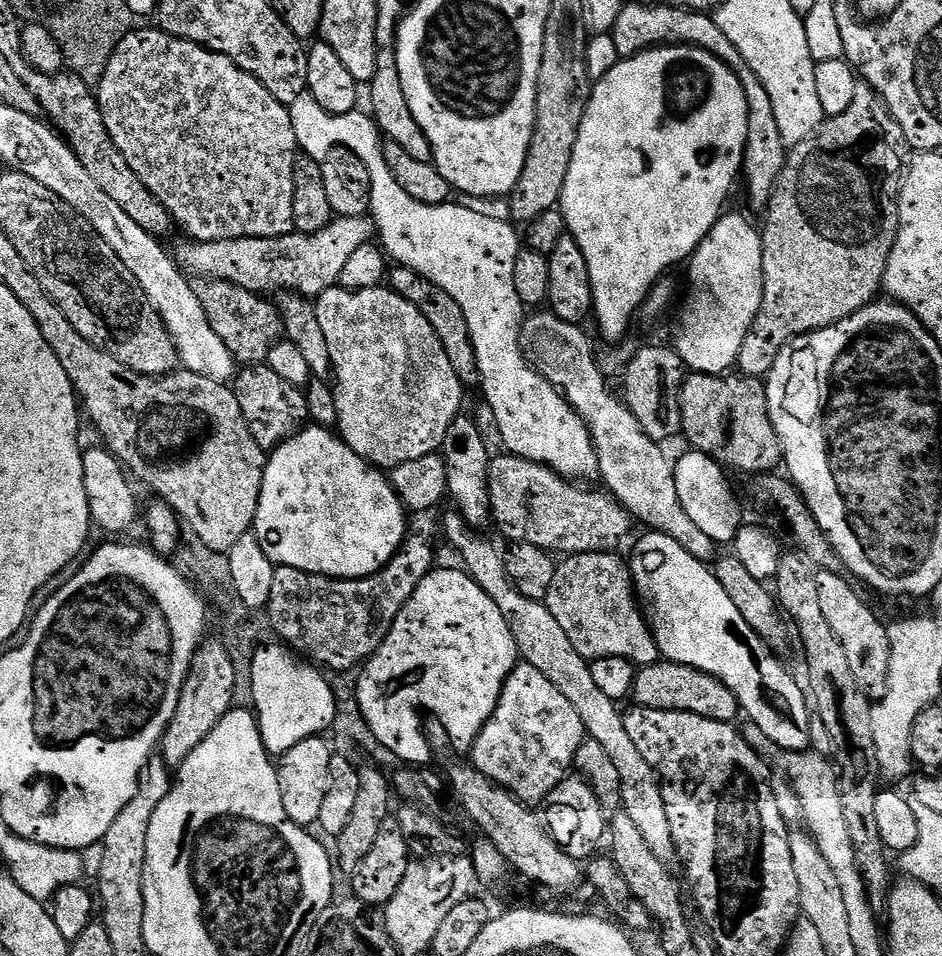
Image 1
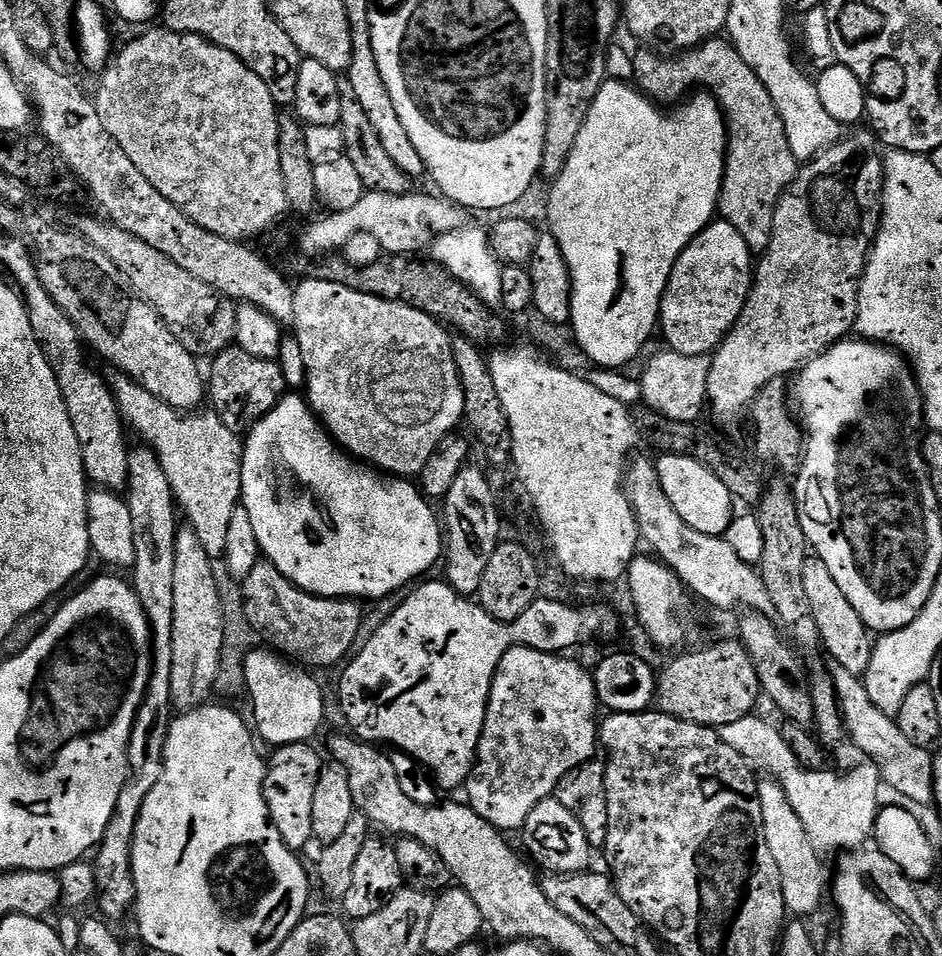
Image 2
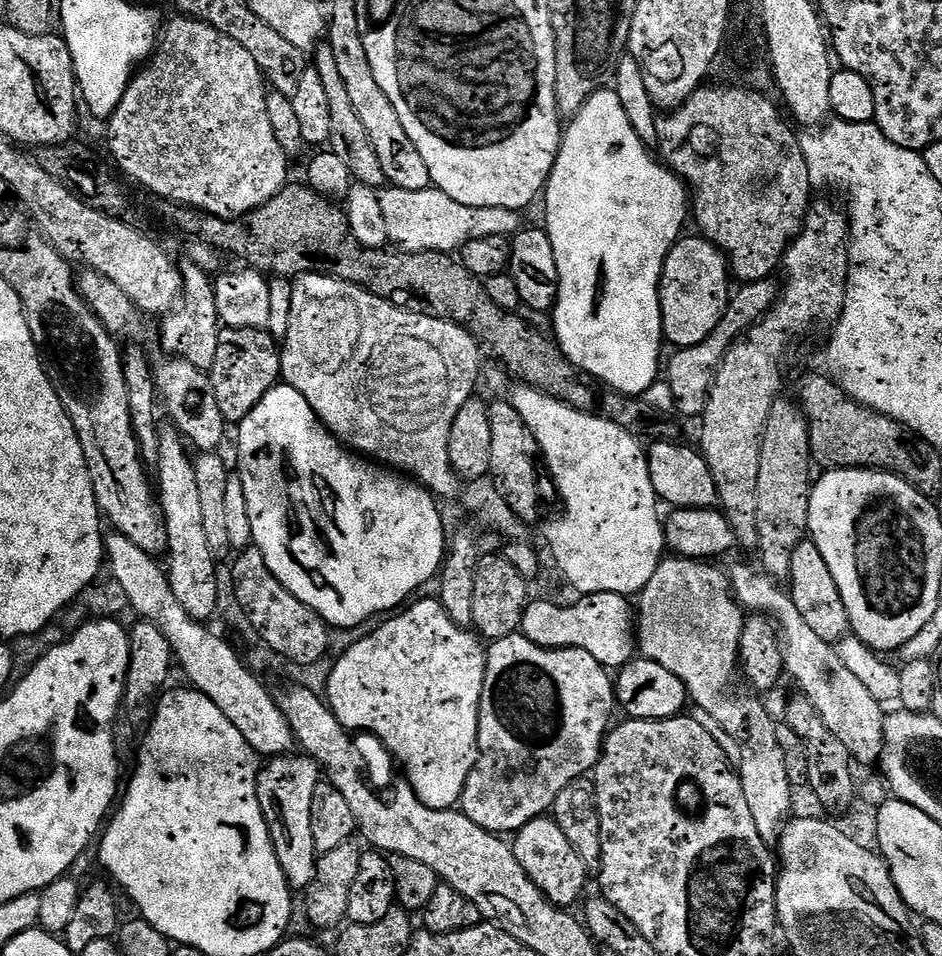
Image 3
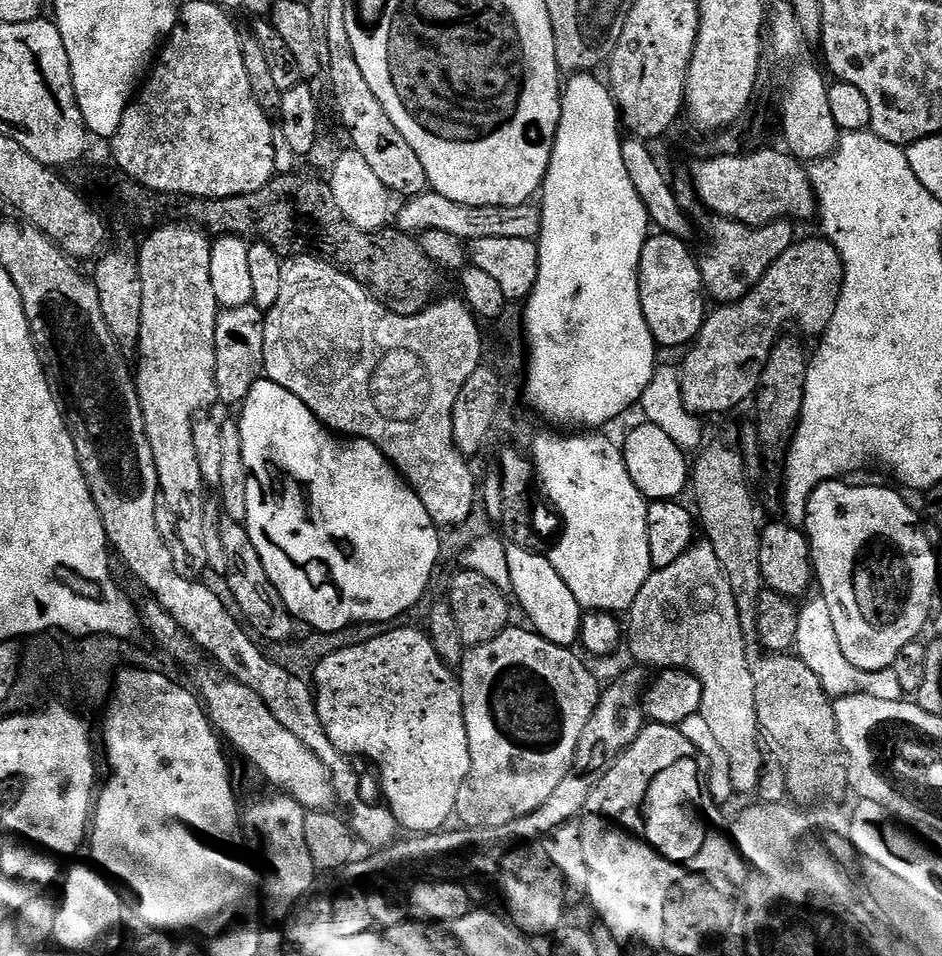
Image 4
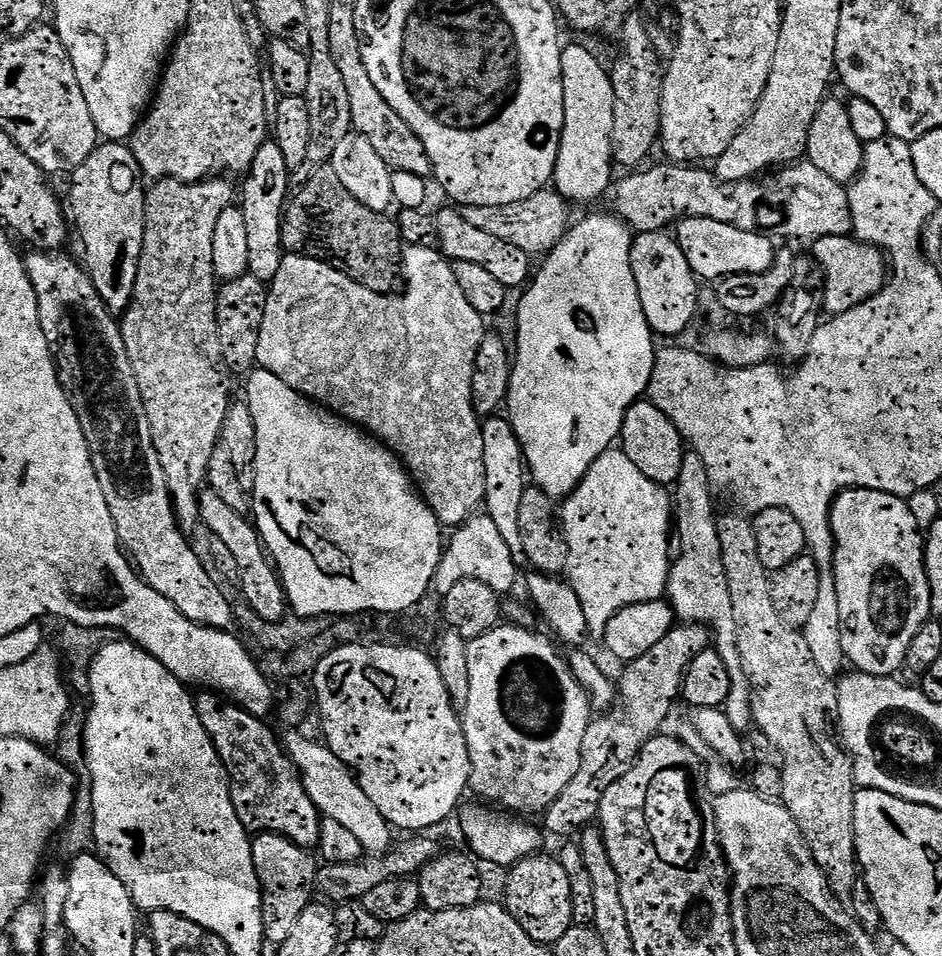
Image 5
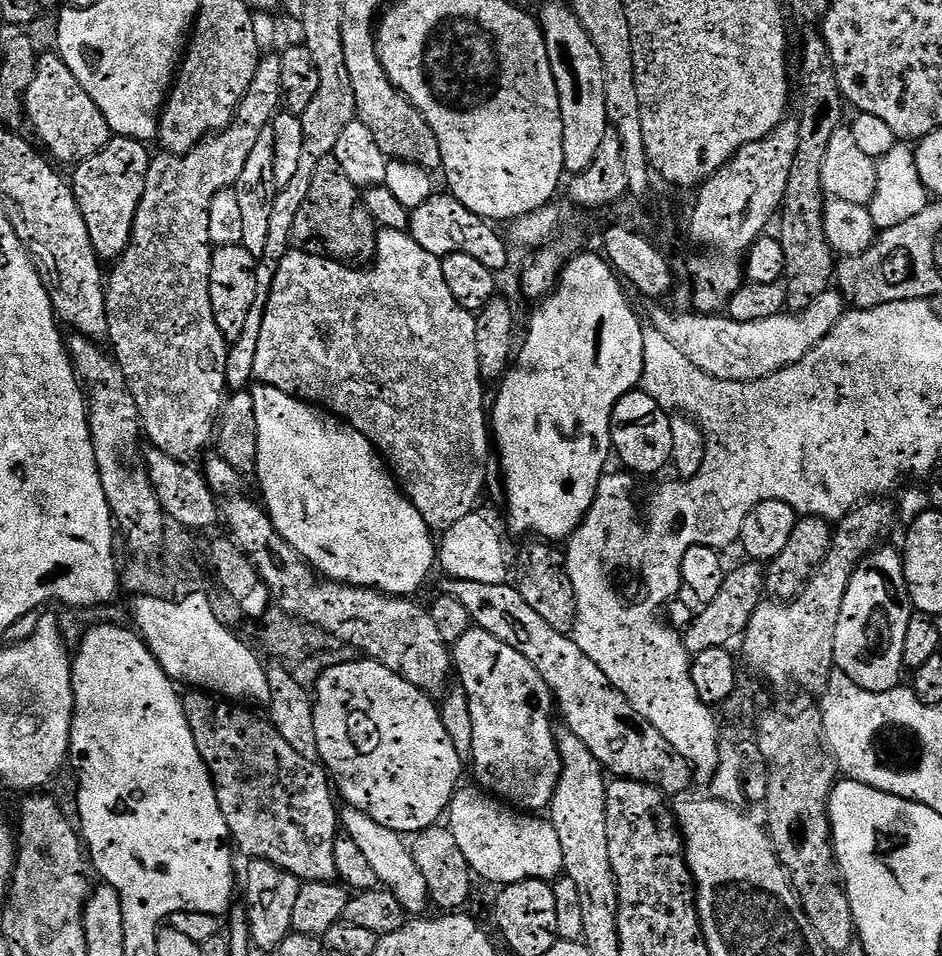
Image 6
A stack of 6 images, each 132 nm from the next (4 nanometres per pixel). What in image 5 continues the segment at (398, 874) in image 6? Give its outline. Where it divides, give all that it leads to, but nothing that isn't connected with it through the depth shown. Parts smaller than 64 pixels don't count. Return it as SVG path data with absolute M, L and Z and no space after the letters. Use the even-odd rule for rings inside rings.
M296 730L289 731L288 737L283 737L282 743L286 755L292 760L306 786L306 794L314 802L314 806L327 819L340 823L345 830L350 830L362 842L365 853L383 854L393 847L392 835L394 829L391 824L378 814L378 806L366 798L366 790L357 782L356 777L344 767L344 763L333 754L327 744L307 740Z

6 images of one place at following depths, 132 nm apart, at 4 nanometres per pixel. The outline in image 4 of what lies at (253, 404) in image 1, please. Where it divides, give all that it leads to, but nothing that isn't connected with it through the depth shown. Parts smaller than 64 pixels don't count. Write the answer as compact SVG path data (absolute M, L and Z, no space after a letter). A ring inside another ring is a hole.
M254 303L220 309L216 323L216 385L221 405L243 405L250 390L264 376L265 319L266 312Z

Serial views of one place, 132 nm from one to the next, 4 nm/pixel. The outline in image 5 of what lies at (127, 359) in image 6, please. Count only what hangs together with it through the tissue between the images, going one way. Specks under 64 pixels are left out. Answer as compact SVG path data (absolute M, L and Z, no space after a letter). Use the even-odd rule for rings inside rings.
M209 178L187 184L181 180L157 180L147 189L144 198L144 245L142 246L142 262L138 266L138 282L134 286L134 298L127 312L119 321L122 342L126 342L126 354L130 354L130 362L134 370L134 378L138 378L138 390L142 394L142 402L146 410L146 418L150 422L150 434L154 438L154 450L158 450L158 462L162 462L162 470L166 474L168 489L172 495L172 506L177 517L200 515L200 494L208 479L208 467L214 450L220 444L220 431L228 413L230 397L228 397L229 373L222 358L222 342L218 338L218 318L216 317L216 293L218 281L214 270L214 226L218 226L218 218L222 210L233 207L232 184L228 178Z

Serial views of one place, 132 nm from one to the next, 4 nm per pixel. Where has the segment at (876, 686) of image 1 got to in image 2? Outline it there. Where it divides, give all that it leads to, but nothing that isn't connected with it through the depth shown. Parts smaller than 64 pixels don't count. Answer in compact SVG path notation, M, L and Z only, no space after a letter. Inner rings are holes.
M809 555L806 567L802 570L802 583L806 589L806 598L810 598L810 610L814 622L818 622L820 642L823 651L828 651L836 659L835 663L850 674L863 677L871 660L874 645L873 633L862 622L858 610L850 606L846 594L838 590L838 582L834 582L834 574L822 562L819 556Z

